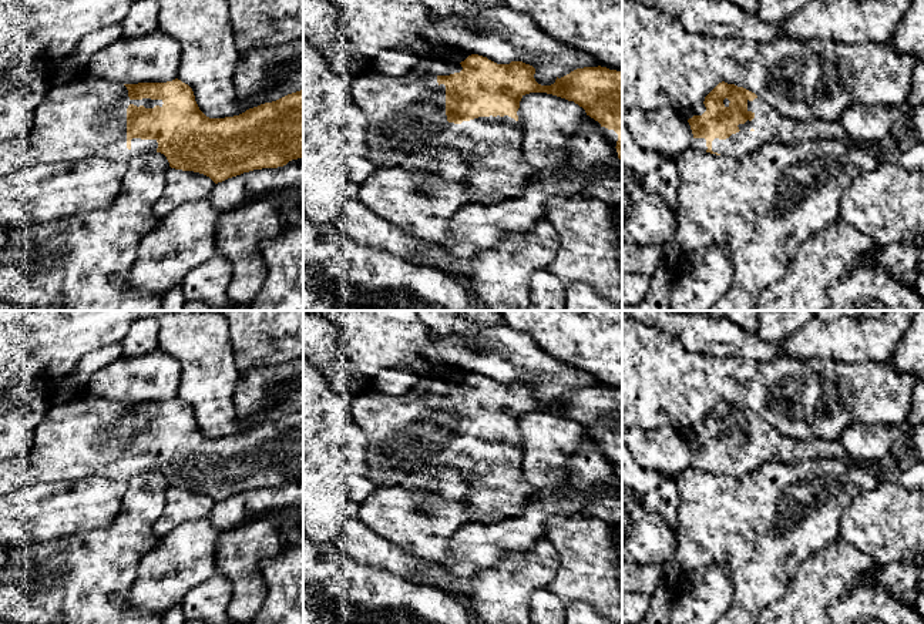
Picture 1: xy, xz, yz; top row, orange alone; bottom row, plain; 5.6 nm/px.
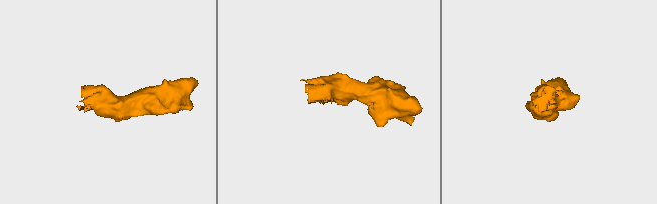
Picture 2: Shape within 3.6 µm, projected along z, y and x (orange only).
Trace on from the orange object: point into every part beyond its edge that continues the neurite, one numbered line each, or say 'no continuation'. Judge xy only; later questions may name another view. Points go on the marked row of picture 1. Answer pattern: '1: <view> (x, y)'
1: xy (87, 117)

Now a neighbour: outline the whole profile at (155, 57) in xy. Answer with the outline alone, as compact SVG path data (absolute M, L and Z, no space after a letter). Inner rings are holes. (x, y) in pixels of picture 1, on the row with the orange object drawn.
M157 30L138 38L120 37L95 53L85 73L120 84L167 83L178 78L182 48Z

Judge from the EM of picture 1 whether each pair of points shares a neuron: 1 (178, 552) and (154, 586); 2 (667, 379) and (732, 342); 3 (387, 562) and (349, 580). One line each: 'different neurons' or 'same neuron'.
1: same neuron
2: different neurons
3: different neurons

